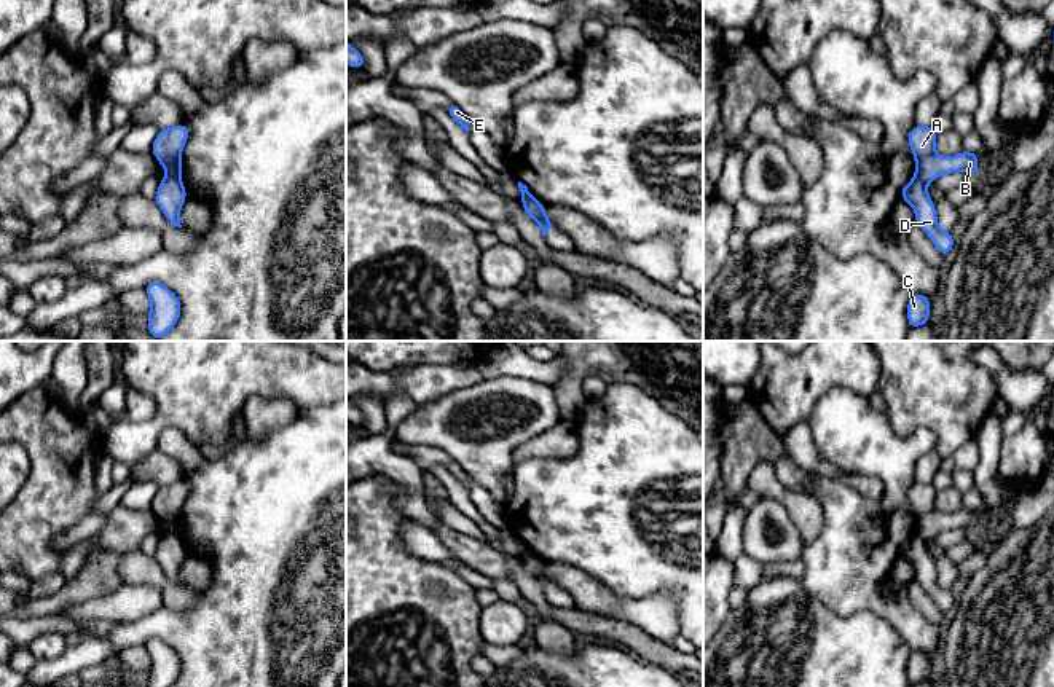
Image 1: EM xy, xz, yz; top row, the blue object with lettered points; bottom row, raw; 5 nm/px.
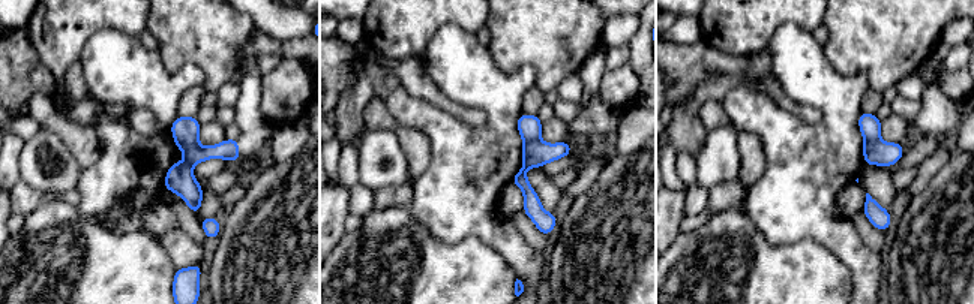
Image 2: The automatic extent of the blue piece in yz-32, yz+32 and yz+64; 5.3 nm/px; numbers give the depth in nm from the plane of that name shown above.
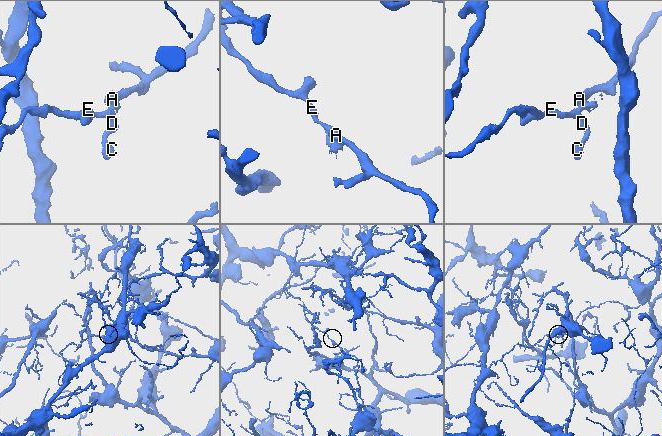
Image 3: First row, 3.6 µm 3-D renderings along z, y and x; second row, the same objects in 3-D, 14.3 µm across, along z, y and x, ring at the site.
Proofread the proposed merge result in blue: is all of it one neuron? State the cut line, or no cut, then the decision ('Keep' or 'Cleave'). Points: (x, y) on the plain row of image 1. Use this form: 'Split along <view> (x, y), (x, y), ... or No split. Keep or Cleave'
Split along xy (166, 533), (179, 536). Cleave

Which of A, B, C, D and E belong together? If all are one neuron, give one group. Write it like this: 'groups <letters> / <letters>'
groups A B / C D E

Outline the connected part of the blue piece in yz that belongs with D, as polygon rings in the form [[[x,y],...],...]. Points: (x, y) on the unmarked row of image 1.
[[[914,532],[901,545],[901,556],[914,564],[917,582],[926,590],[938,609],[947,612],[955,604],[955,599],[950,588],[938,585],[936,564],[928,552],[926,539]]]

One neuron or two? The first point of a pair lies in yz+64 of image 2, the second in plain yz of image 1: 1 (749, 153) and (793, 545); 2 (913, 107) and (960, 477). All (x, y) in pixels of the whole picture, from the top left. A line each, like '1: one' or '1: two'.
1: two
2: one

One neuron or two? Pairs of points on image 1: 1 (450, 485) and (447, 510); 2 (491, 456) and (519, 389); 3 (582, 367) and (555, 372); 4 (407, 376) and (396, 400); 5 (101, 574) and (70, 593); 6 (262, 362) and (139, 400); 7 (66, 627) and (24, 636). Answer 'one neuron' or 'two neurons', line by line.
1: two neurons
2: one neuron
3: two neurons
4: one neuron
5: one neuron
6: two neurons
7: one neuron

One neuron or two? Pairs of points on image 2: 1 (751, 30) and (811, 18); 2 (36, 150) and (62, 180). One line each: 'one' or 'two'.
1: one
2: one

